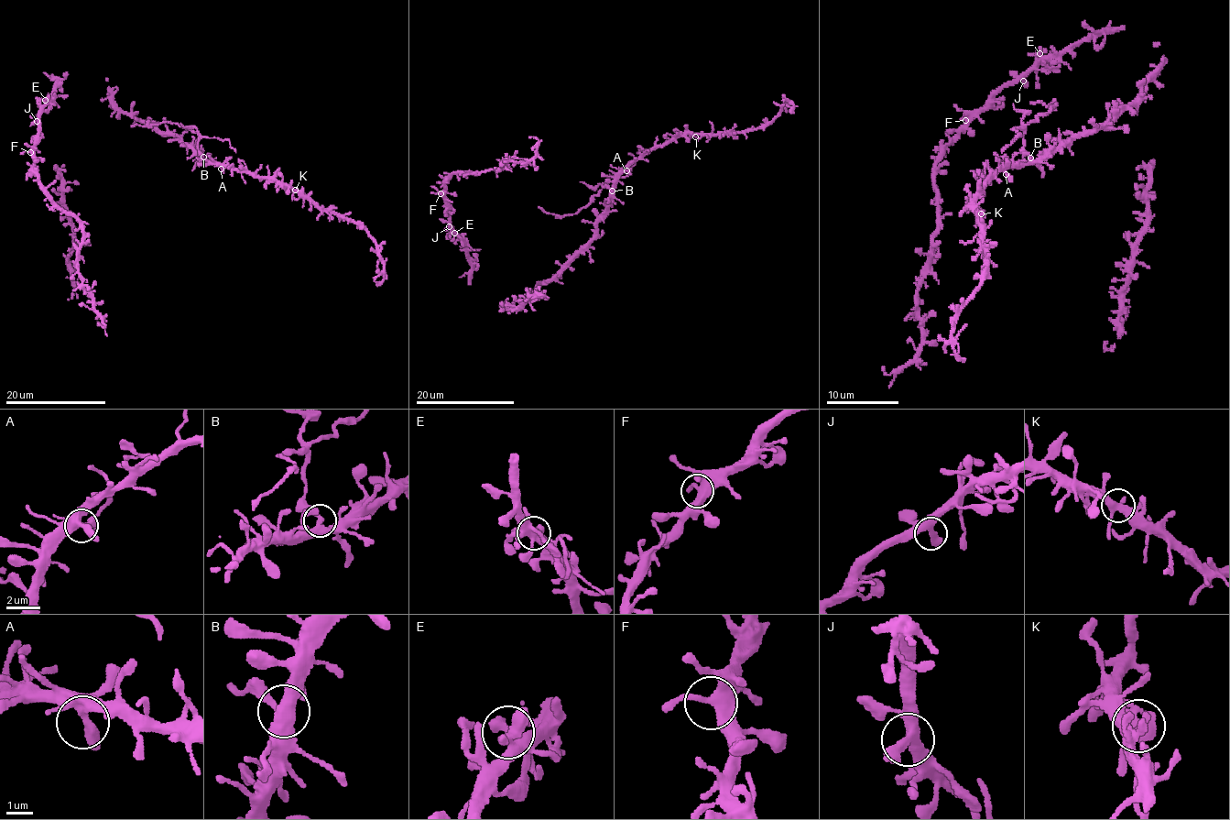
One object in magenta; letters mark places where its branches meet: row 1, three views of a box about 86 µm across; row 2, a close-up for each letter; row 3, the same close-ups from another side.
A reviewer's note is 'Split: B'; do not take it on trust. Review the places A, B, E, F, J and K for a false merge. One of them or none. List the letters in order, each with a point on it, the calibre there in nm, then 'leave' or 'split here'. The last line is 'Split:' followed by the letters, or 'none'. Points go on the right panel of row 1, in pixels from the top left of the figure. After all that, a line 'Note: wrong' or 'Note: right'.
A: at (1006, 174); 320 nm thick; leave
B: at (1030, 158); 360 nm thick; split here
E: at (1039, 53); 360 nm thick; leave
F: at (965, 120); 360 nm thick; leave
J: at (1023, 81); 300 nm thick; leave
K: at (981, 213); 200 nm thick; leave
Split: B
Note: right

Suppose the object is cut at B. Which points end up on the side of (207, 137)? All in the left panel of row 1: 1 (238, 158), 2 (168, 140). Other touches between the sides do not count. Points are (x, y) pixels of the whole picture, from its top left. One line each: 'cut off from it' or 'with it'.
1: cut off from it
2: cut off from it

